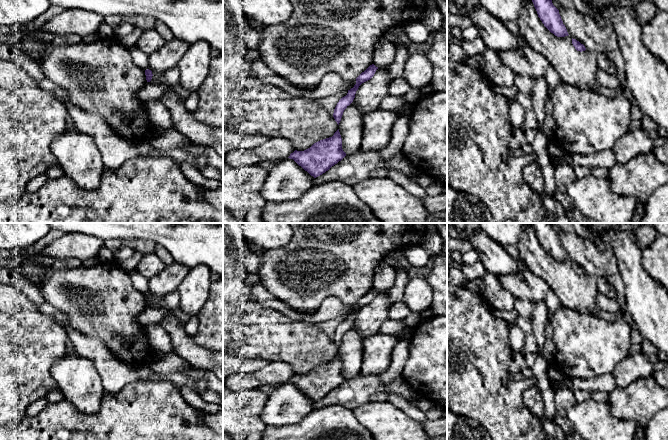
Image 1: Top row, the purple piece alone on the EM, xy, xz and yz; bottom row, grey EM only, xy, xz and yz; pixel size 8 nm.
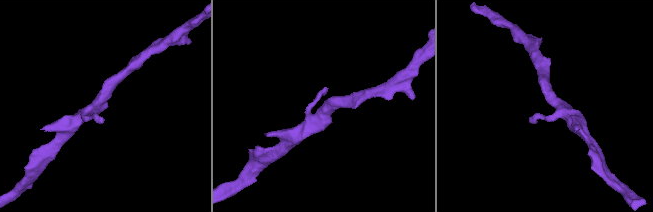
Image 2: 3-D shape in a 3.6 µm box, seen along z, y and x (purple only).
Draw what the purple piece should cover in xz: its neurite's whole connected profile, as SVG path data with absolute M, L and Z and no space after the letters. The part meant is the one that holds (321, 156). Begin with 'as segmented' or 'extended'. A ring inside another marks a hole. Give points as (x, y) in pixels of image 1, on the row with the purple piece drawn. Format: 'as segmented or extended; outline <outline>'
as segmented; outline M338 129L332 137L320 140L304 151L295 150L288 158L293 159L316 178L328 171L345 156L346 153L342 149L342 138Z

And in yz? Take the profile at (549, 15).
as segmented; outline M532 0L538 17L544 26L555 36L568 36L567 29L563 24L559 10L553 5L552 0Z

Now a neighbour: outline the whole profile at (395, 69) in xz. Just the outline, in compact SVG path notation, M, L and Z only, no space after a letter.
M399 44L396 48L394 61L389 66L387 66L387 70L391 79L402 77L403 69L408 57L408 48Z

